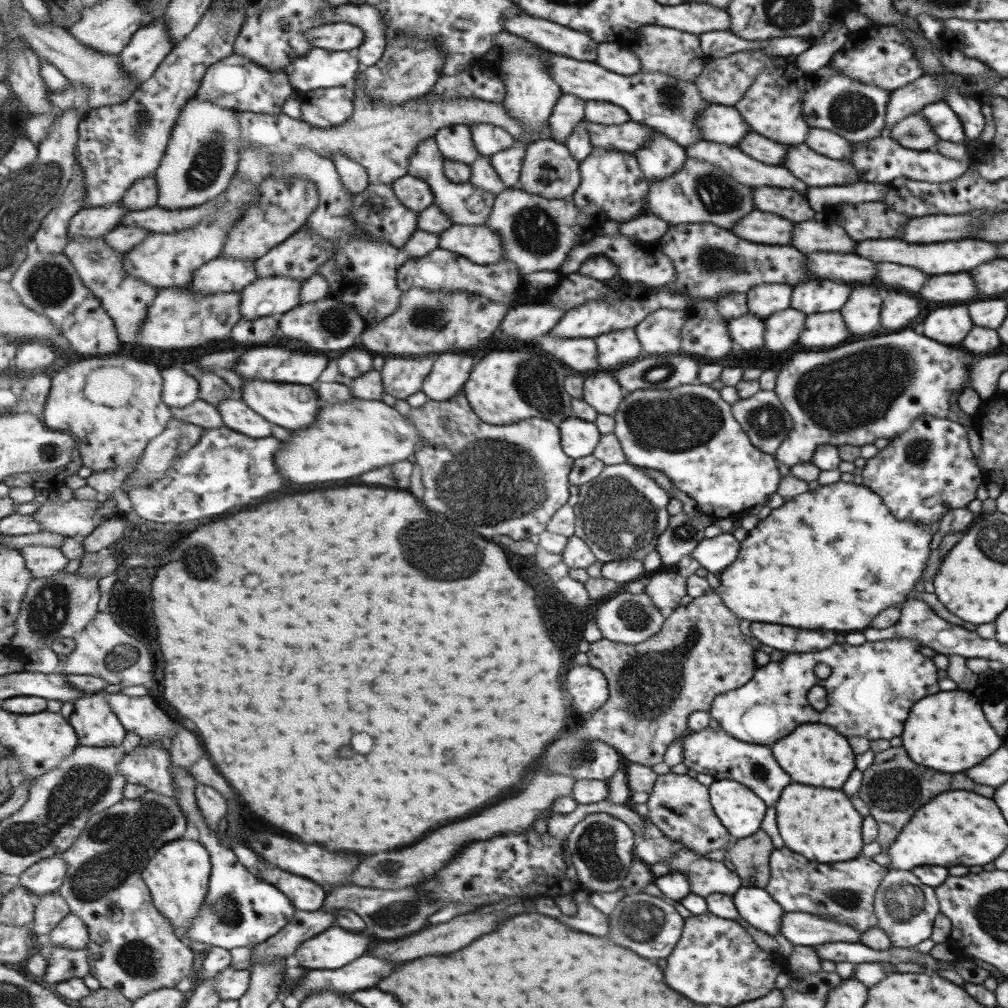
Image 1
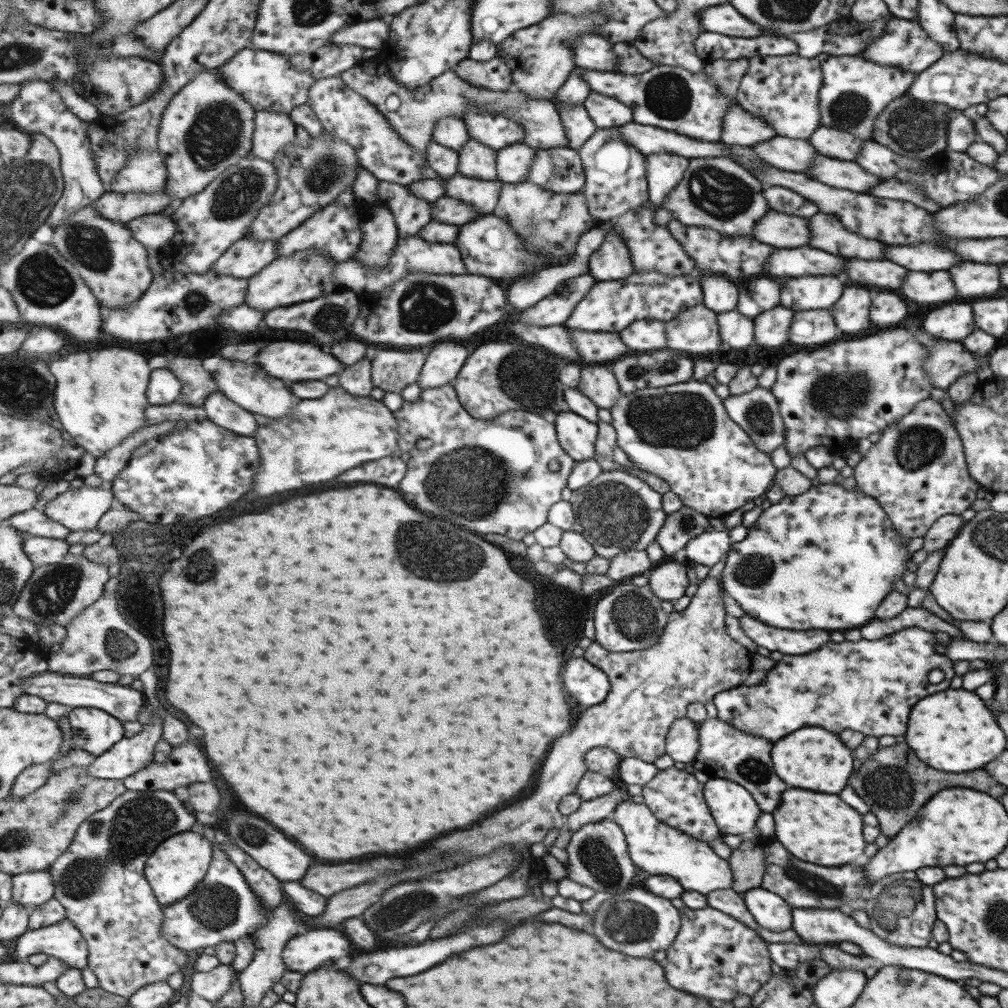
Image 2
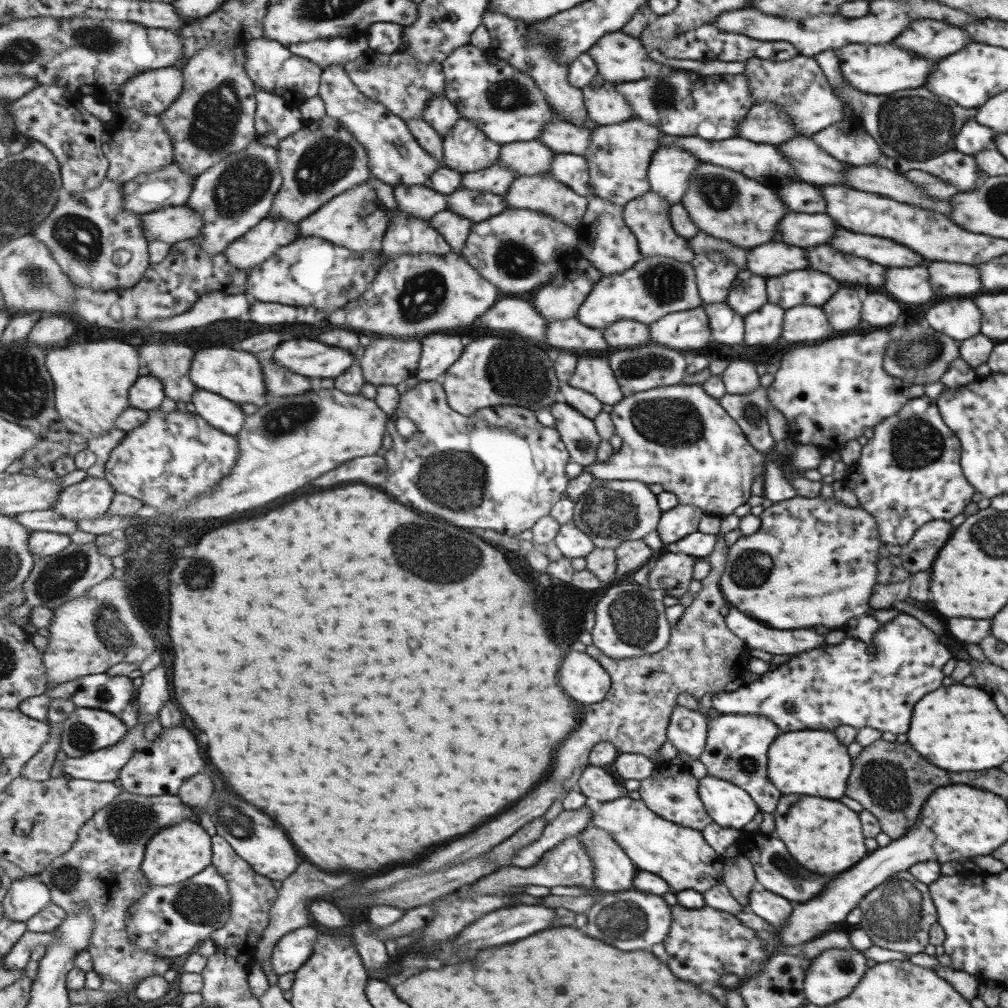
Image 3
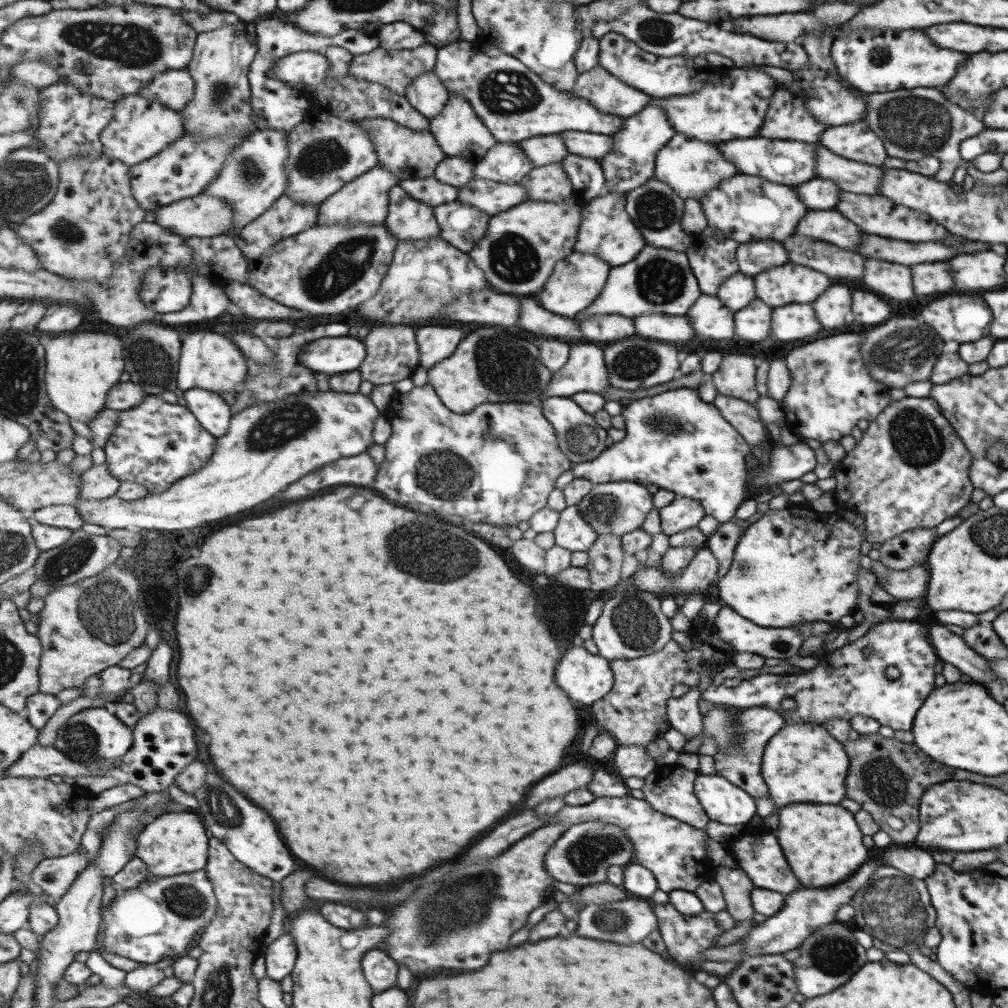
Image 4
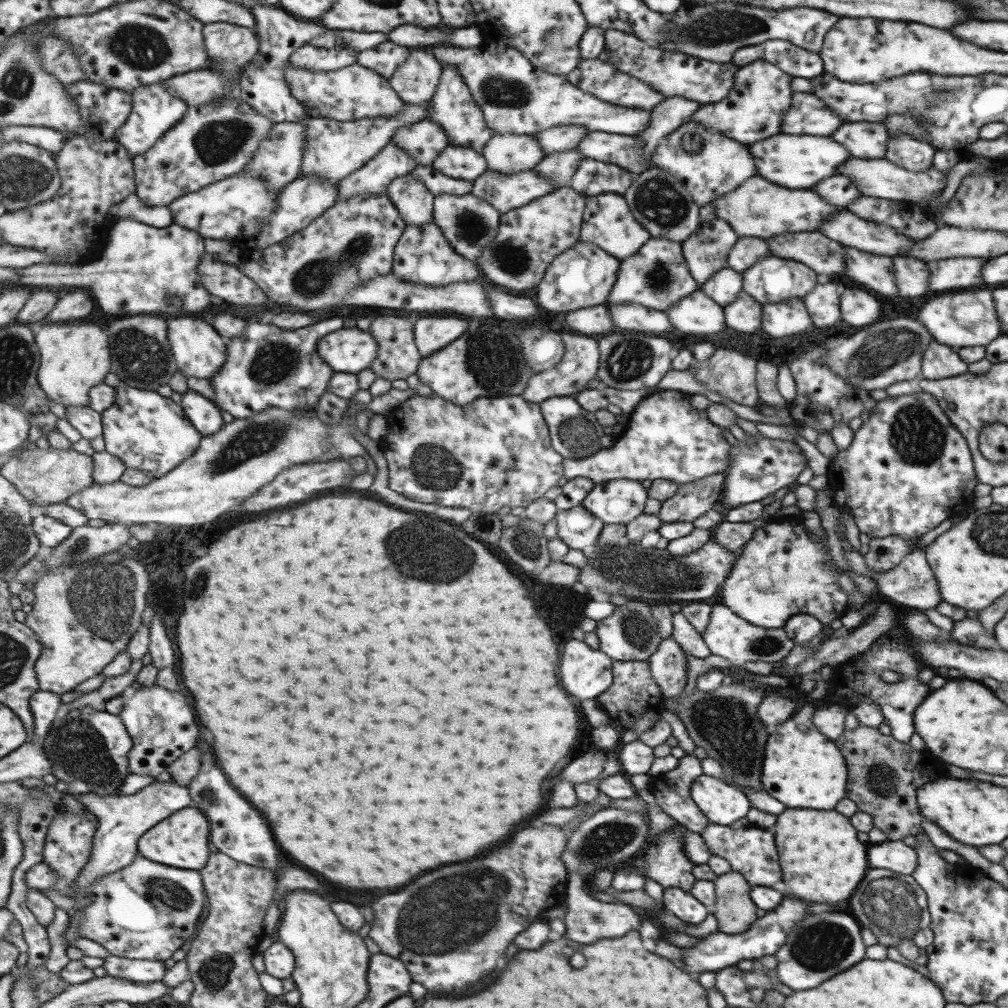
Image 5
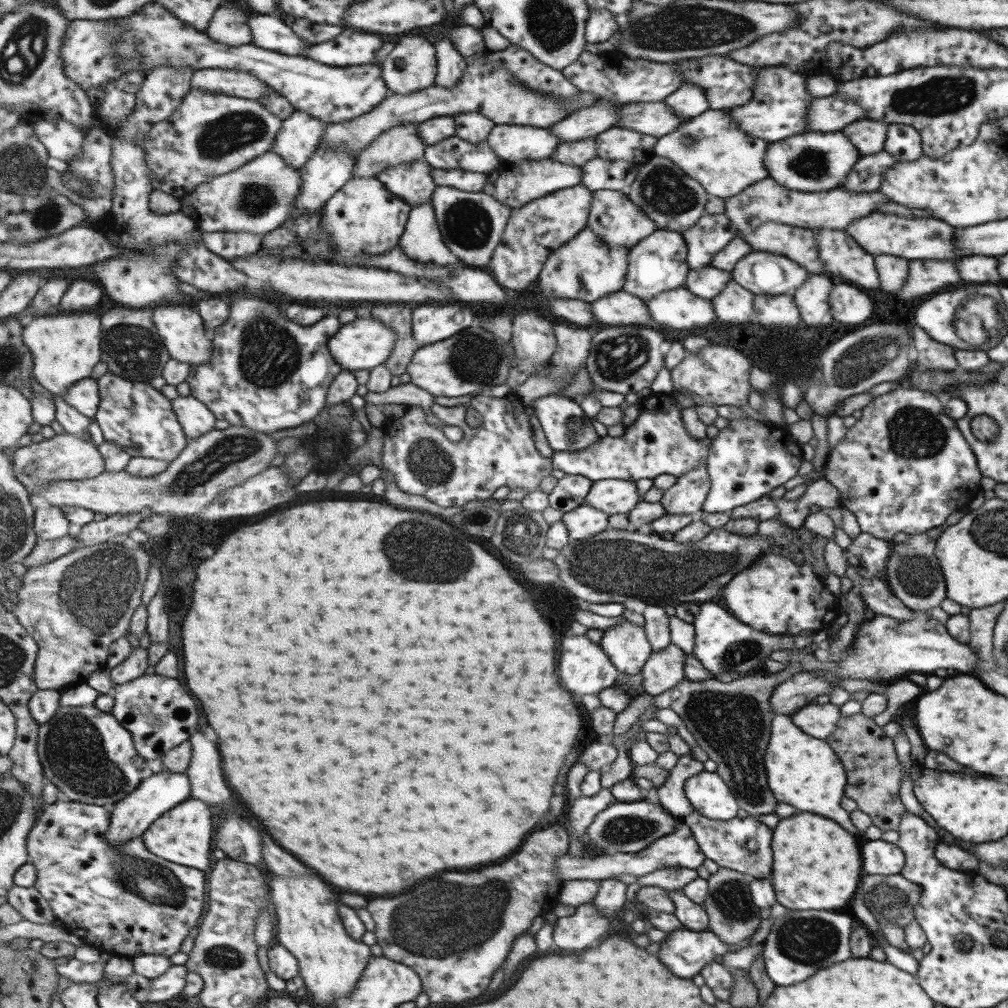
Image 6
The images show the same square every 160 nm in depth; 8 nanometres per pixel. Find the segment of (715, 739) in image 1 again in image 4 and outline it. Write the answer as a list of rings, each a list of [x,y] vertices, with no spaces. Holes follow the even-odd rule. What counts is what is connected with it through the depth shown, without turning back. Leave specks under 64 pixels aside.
[[[750,707],[738,714],[736,718],[738,724],[738,739],[728,748],[728,753],[717,752],[712,756],[714,760],[715,775],[725,777],[725,780],[737,785],[737,788],[742,788],[749,796],[767,796],[767,788],[761,780],[759,774],[759,766],[761,766],[761,752],[763,746],[767,744],[767,740],[783,728],[783,718],[767,708]]]

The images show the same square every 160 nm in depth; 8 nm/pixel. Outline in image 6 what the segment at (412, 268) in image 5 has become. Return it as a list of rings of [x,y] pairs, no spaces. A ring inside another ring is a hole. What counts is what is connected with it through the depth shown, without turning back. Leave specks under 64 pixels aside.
[[[432,202],[413,207],[408,226],[400,239],[400,247],[409,258],[417,262],[433,262],[439,266],[463,265],[444,240]]]

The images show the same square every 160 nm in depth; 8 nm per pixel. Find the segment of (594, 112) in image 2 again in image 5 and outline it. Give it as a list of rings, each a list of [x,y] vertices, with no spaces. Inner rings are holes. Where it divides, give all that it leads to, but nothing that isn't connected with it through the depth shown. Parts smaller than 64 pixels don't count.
[[[600,58],[583,60],[580,66],[567,77],[573,85],[583,89],[584,92],[591,93],[592,96],[600,98],[605,102],[625,108],[652,110],[666,99],[664,94],[661,94],[657,89],[653,89],[653,87],[647,85],[645,81],[641,81],[635,76],[621,72],[615,65],[609,64]]]

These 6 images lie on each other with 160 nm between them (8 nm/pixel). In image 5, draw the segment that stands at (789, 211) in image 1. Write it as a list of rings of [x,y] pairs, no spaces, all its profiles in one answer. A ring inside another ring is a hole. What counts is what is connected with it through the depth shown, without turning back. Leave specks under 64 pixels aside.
[[[842,174],[820,180],[810,190],[815,194],[819,194],[827,204],[833,204],[833,206],[845,206],[845,204],[849,204],[851,200],[855,200],[859,196],[856,184],[853,184],[851,180],[847,180]]]

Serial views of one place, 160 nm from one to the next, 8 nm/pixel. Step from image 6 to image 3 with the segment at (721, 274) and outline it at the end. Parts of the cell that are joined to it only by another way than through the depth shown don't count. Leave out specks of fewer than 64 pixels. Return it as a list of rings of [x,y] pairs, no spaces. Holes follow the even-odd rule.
[[[739,274],[736,280],[732,281],[732,285],[729,287],[729,292],[726,298],[726,303],[728,307],[736,312],[740,317],[749,314],[755,310],[759,310],[768,300],[766,296],[766,286],[765,286],[766,277],[759,275],[745,275]]]

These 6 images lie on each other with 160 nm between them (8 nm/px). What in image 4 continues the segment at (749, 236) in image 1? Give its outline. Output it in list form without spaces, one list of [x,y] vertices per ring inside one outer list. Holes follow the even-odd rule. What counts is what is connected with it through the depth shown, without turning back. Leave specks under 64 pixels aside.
[[[833,210],[807,212],[799,220],[795,234],[811,236],[815,240],[823,240],[845,250],[855,250],[861,236],[861,232],[853,222],[849,222],[839,212],[833,212]]]

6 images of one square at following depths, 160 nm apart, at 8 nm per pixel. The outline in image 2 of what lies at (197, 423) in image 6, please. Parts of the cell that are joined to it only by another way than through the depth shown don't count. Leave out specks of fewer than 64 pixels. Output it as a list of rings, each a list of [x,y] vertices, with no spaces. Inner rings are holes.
[[[214,392],[205,401],[203,408],[207,411],[208,418],[215,424],[232,432],[255,437],[259,429],[259,424],[252,412],[245,410],[221,392]]]

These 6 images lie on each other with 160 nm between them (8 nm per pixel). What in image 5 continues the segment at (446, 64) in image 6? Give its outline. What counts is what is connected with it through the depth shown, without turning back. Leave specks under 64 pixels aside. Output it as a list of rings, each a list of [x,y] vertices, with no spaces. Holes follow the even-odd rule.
[[[444,67],[444,74],[441,77],[436,96],[433,97],[428,110],[428,118],[441,124],[447,133],[449,144],[465,146],[477,152],[482,152],[485,145],[494,137],[494,130],[487,124],[482,108],[475,102],[475,99],[465,83],[465,78],[454,67]]]

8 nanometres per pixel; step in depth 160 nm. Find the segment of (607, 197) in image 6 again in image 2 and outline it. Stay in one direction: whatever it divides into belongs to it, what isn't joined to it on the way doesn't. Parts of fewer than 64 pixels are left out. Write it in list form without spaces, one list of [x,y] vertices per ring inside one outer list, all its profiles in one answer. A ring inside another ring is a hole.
[[[615,226],[607,231],[605,242],[590,258],[590,273],[598,281],[621,280],[636,272],[633,259],[620,234],[616,234]]]

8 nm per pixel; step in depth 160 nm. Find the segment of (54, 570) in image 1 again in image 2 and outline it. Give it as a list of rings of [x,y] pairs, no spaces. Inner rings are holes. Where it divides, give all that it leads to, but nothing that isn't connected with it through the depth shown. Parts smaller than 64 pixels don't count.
[[[32,536],[25,540],[24,549],[33,561],[35,569],[49,564],[60,563],[69,554],[70,544],[66,539]]]

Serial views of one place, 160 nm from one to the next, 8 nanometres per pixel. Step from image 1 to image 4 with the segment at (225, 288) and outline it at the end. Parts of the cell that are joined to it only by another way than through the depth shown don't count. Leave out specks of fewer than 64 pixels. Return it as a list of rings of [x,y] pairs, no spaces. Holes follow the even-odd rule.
[[[288,194],[282,196],[277,202],[269,208],[260,218],[254,220],[252,224],[247,225],[241,234],[234,236],[236,243],[250,263],[265,257],[266,252],[283,239],[295,236],[301,232],[313,229],[318,224],[318,214],[320,204],[308,204],[308,202],[297,202]]]

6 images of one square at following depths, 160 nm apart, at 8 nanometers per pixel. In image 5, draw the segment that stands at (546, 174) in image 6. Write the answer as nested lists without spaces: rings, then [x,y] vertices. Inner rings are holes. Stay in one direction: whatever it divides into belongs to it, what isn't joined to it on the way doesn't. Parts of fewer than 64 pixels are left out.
[[[535,169],[509,175],[487,170],[474,180],[472,193],[504,214],[551,194],[555,188],[552,180]]]

